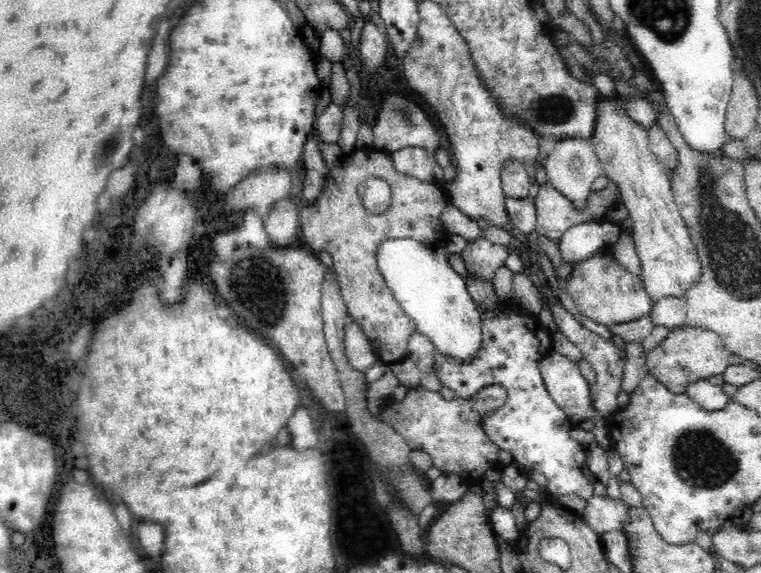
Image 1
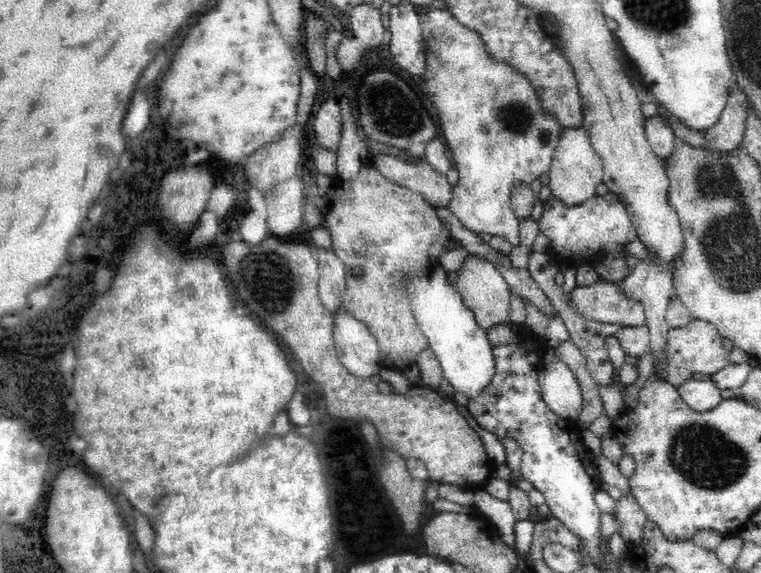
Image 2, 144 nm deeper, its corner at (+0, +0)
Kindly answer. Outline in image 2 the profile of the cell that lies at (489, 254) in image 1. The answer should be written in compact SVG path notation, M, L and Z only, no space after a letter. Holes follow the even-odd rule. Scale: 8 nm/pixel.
M468 254L464 264L458 270L458 282L456 288L460 290L462 298L464 298L464 306L468 306L474 314L476 314L476 322L480 324L480 328L488 334L488 330L496 324L508 324L510 326L510 290L508 290L508 282L502 276L502 272L486 258L476 256L476 254Z

